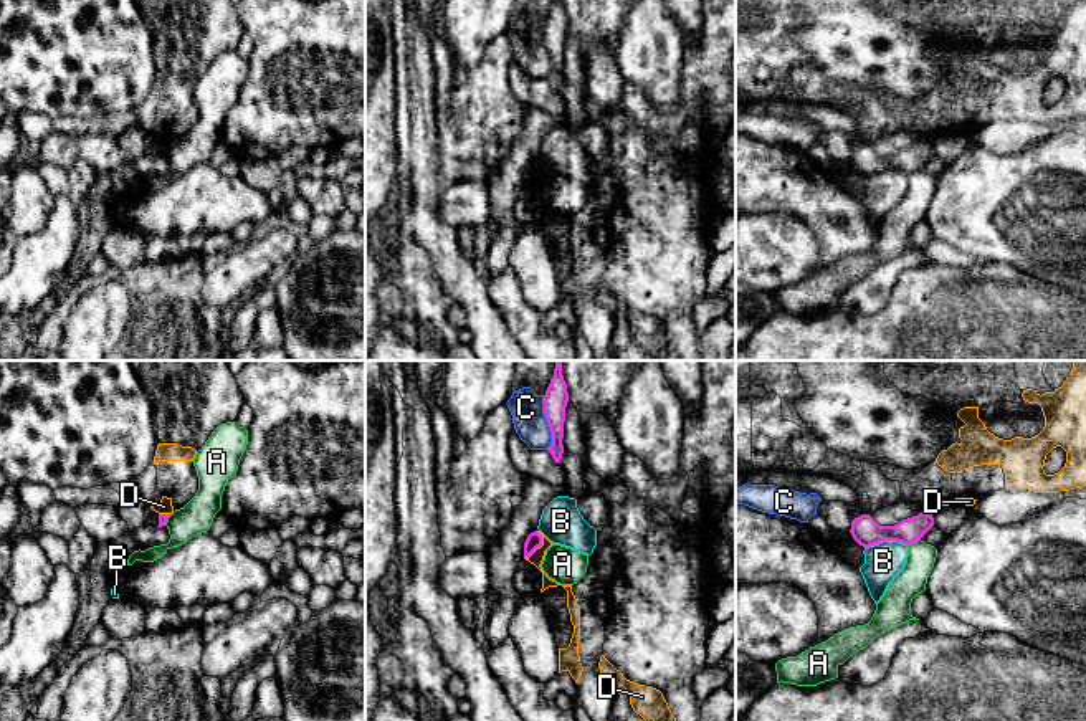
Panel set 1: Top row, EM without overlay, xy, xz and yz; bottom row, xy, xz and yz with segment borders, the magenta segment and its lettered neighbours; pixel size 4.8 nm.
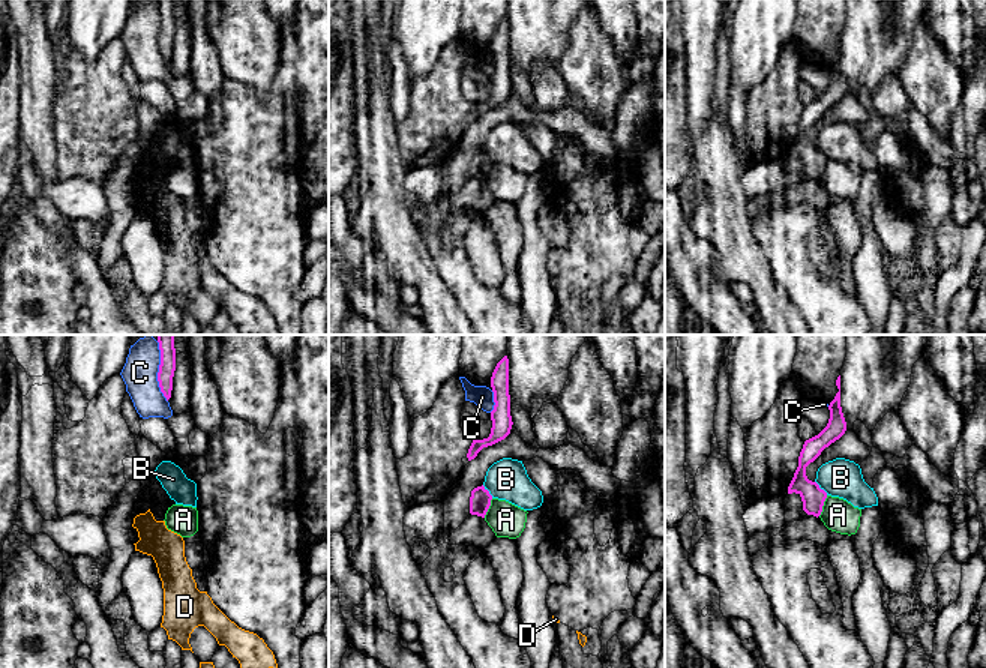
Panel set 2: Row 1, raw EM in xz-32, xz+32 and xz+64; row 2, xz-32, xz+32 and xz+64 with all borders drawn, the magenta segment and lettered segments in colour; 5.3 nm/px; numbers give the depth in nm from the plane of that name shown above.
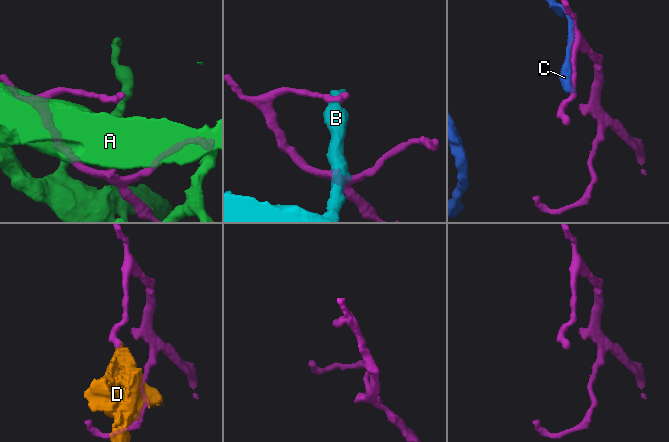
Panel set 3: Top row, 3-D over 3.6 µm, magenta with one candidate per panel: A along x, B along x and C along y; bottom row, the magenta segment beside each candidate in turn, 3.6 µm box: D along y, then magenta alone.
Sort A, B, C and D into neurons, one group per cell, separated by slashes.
A / B / C / D

